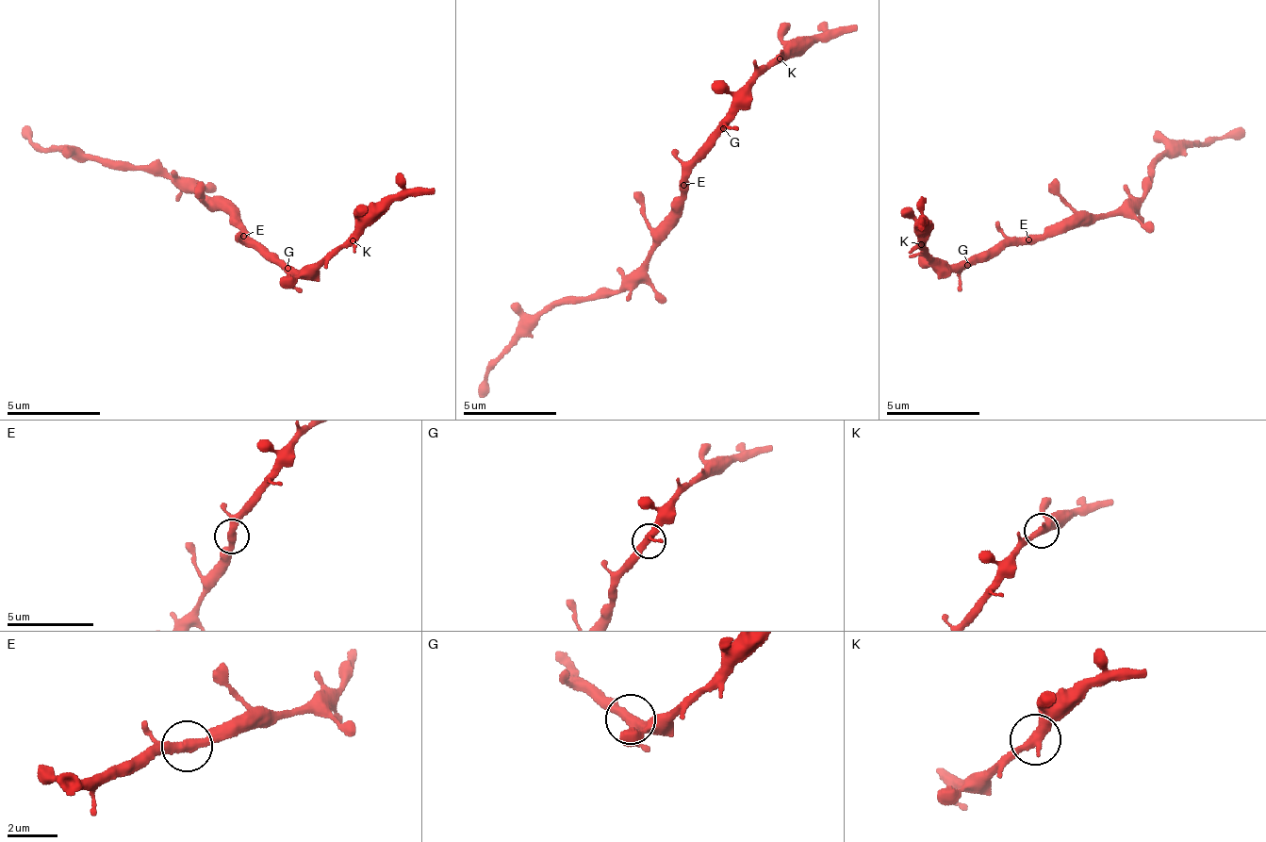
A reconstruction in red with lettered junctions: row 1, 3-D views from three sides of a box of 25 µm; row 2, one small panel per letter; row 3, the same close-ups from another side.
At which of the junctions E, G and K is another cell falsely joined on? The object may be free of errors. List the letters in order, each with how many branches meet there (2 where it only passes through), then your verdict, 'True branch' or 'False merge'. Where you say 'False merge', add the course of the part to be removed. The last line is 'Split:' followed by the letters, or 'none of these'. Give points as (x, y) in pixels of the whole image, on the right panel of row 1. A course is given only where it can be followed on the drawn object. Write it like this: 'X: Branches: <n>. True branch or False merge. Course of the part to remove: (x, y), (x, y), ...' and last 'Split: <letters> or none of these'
E: Branches: 2. True branch
G: Branches: 3. True branch
K: Branches: 2. True branch
Split: none of these

